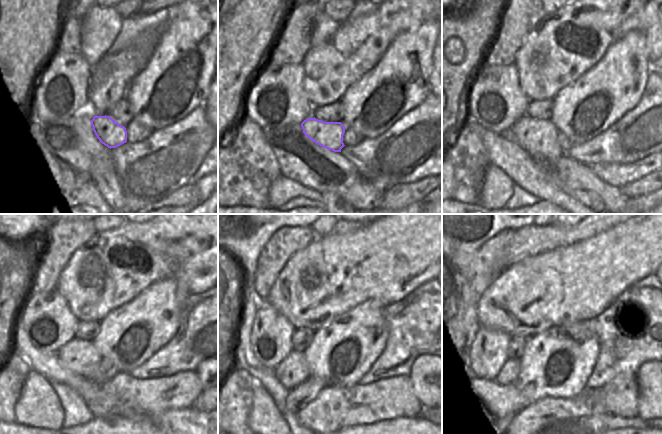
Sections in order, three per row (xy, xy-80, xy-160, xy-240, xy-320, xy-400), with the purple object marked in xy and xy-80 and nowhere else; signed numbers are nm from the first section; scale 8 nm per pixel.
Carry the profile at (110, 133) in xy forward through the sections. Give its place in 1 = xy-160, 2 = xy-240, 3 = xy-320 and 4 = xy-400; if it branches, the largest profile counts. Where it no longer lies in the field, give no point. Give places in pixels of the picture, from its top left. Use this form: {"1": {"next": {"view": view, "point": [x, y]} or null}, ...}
{"1": {"next": {"view": "xy-160", "point": [532, 134]}}, "2": {"next": {"view": "xy-240", "point": [79, 356]}}, "3": {"next": {"view": "xy-320", "point": [293, 370]}}, "4": {"next": {"view": "xy-400", "point": [509, 372]}}}

